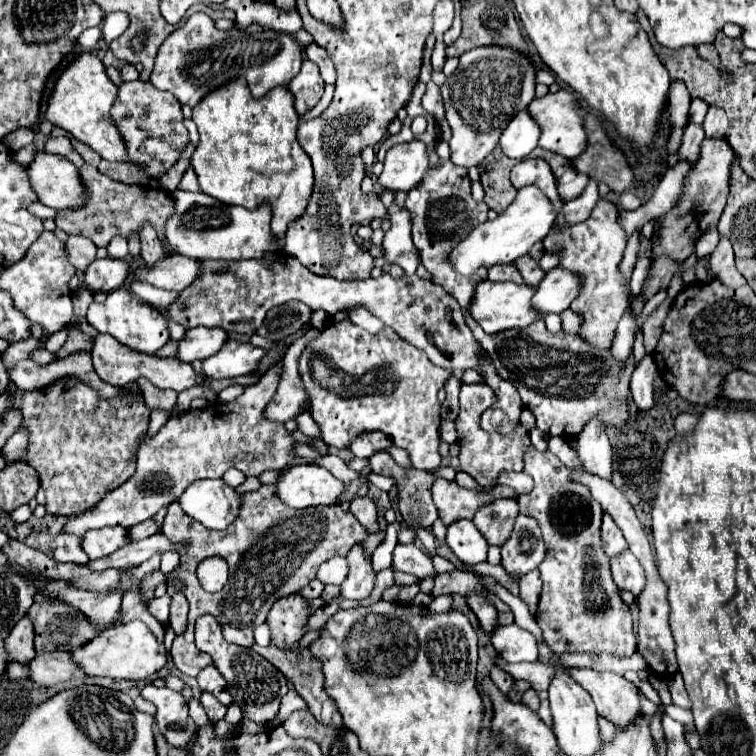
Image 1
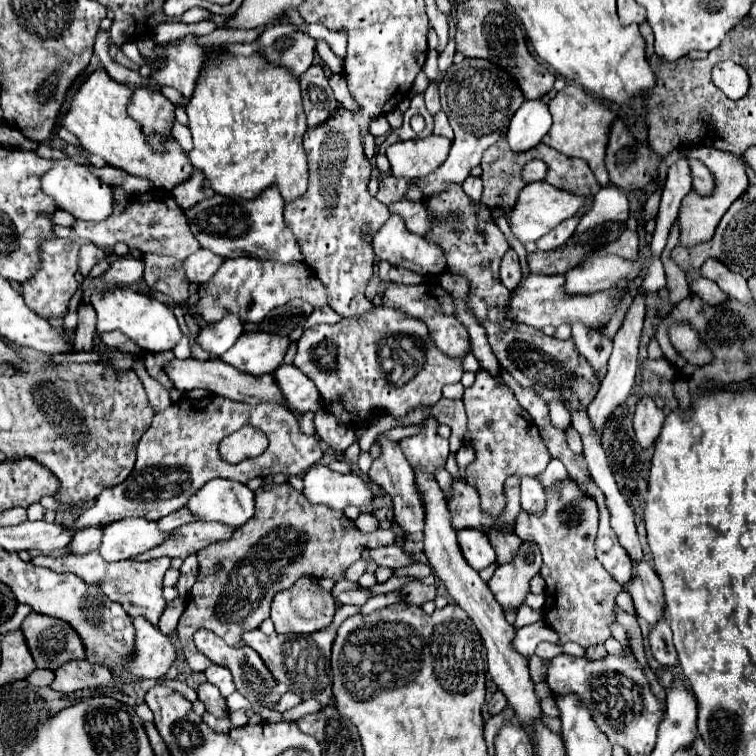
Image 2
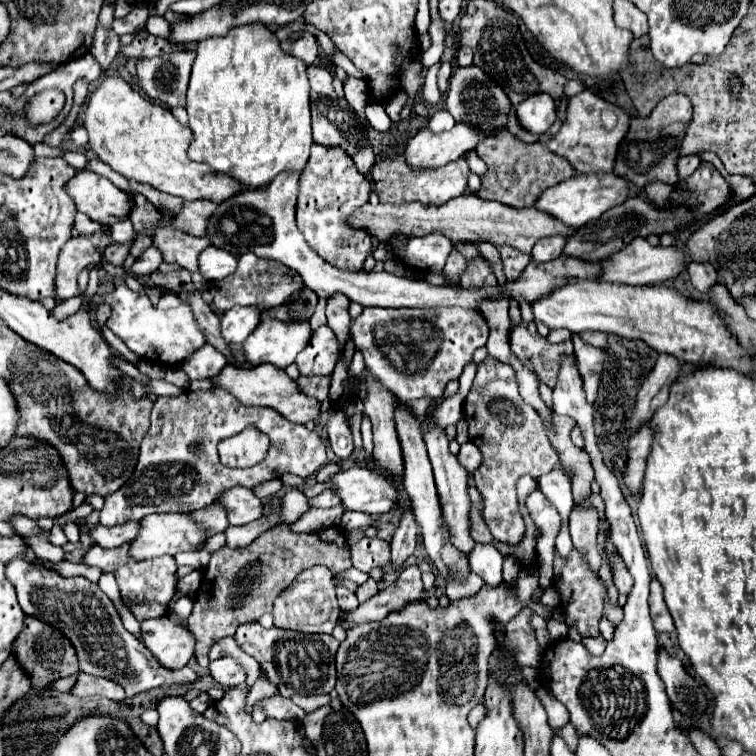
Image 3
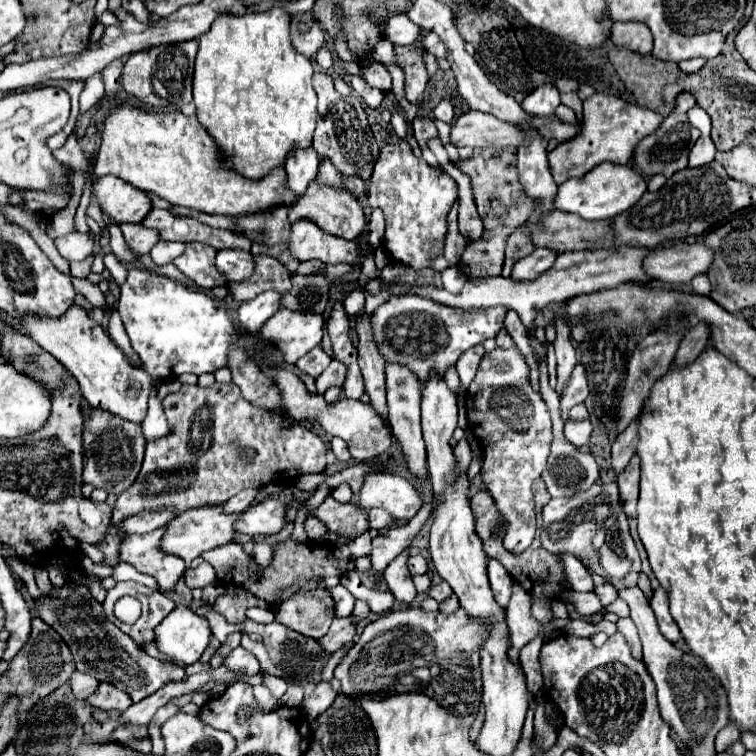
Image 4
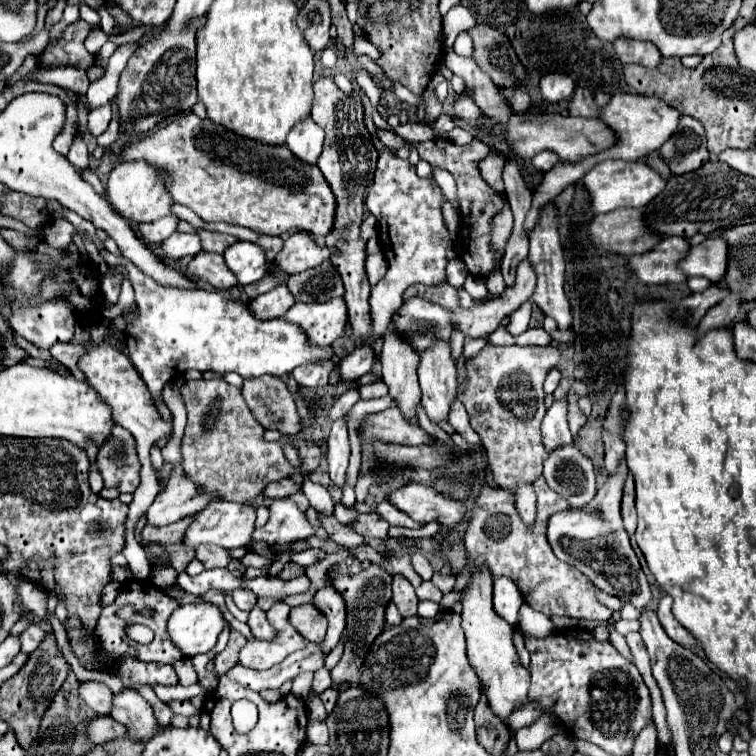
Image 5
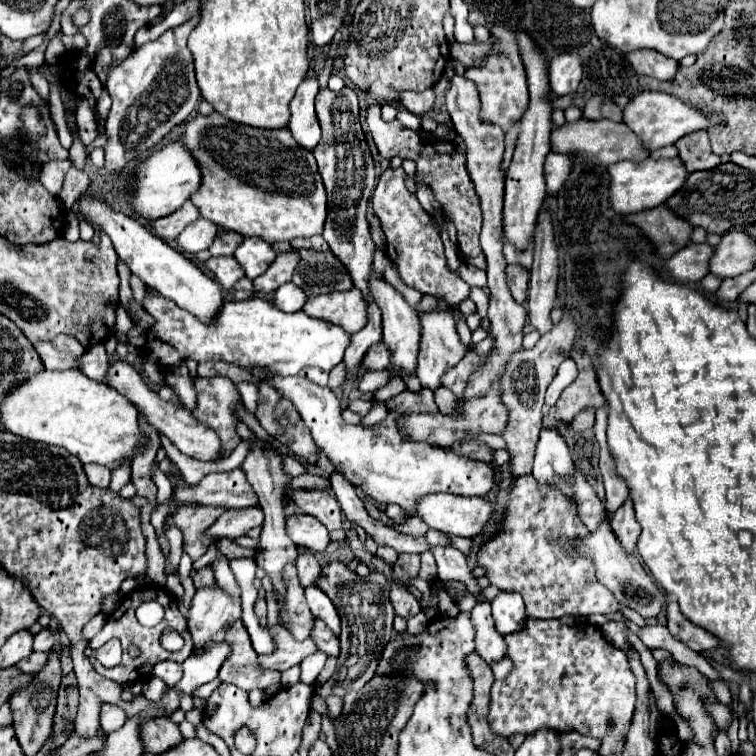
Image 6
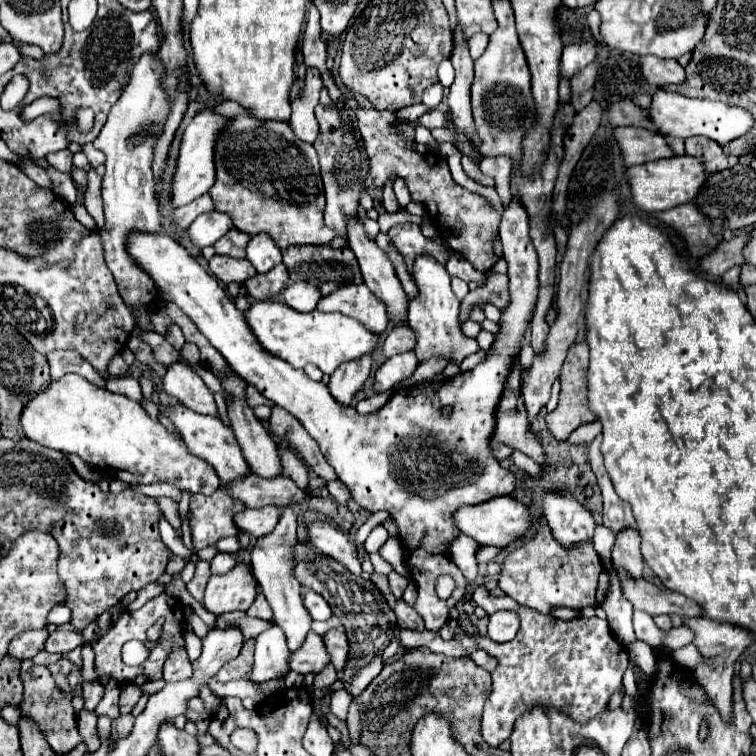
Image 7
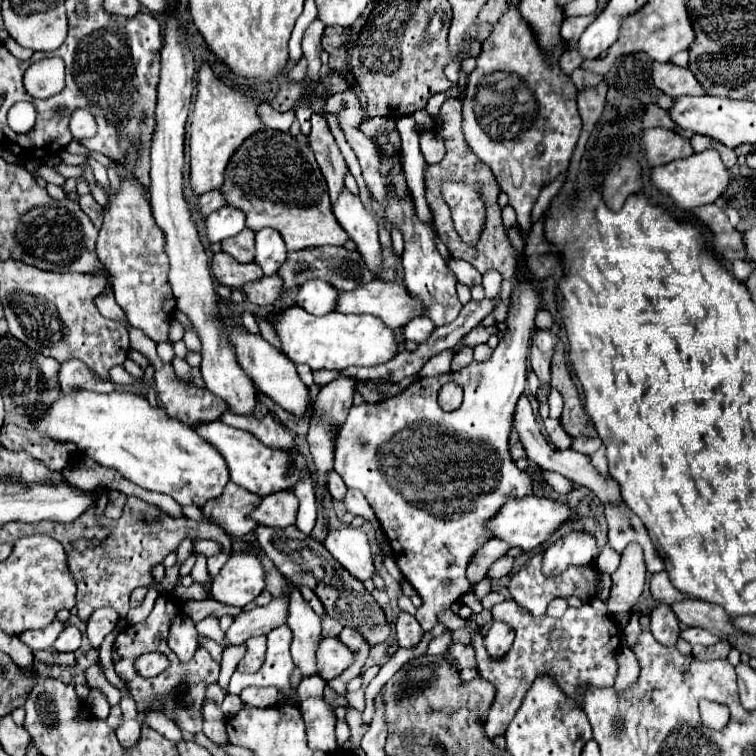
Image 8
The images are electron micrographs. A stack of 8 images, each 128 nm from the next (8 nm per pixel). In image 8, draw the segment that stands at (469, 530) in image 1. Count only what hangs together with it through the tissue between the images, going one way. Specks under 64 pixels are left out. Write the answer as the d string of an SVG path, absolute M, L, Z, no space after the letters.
M494 620L490 630L484 636L484 646L490 658L502 658L514 642L514 630L508 628L508 624Z

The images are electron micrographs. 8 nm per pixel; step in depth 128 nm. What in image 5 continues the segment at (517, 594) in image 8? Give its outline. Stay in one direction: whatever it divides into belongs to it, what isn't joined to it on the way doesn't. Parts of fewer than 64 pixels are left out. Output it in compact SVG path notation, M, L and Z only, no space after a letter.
M538 476L538 480L534 480L534 490L538 498L538 512L534 528L526 528L522 518L518 516L518 510L514 508L514 496L510 496L510 492L506 492L504 488L482 488L472 510L464 540L468 558L476 566L486 566L492 578L508 576L510 580L514 580L524 596L524 602L546 616L570 616L608 622L612 618L612 610L598 602L596 586L590 584L590 580L586 580L586 576L582 576L582 572L578 572L574 566L558 560L546 540L546 526L550 516L554 512L570 508L570 504L546 484L544 476Z

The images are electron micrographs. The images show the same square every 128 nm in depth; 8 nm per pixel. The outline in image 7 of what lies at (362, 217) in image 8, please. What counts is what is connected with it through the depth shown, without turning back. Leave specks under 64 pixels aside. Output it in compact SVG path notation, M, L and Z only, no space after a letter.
M358 216L358 220L352 220L352 222L350 222L350 234L348 234L348 236L350 236L348 244L350 244L352 252L354 252L356 258L358 258L358 264L360 264L360 270L362 270L362 276L364 276L366 286L368 286L380 300L384 300L392 324L396 324L396 326L404 324L404 322L406 322L406 310L408 310L408 298L406 298L406 292L402 290L402 284L400 284L400 280L398 280L396 272L394 272L394 266L392 266L390 258L388 258L386 252L382 252L382 250L376 246L376 242L368 236L368 232L364 230L364 222L362 222L360 216Z

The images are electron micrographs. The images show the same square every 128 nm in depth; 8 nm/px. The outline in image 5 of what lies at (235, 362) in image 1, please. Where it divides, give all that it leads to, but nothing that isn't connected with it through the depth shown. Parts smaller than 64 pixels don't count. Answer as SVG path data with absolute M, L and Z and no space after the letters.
M342 296L328 302L296 302L286 320L300 324L312 344L334 344L348 328L348 308Z

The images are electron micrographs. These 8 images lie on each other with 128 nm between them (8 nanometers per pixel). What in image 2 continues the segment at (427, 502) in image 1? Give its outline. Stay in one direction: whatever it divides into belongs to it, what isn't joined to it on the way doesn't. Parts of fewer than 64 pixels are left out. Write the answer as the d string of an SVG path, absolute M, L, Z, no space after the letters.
M382 434L376 440L382 446L382 456L378 456L372 462L372 468L370 468L368 476L370 476L372 482L380 484L392 496L394 520L396 520L396 524L400 528L400 538L406 538L412 532L422 532L422 528L424 528L424 506L422 506L422 498L420 498L418 490L416 490L414 470L410 468L406 456L402 456L402 450L398 448L398 442L392 442Z

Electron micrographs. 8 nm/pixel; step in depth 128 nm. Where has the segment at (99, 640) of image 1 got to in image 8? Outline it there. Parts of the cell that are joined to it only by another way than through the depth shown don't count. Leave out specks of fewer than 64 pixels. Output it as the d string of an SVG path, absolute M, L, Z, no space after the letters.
M232 552L220 574L212 580L210 596L222 604L246 606L264 588L264 568L250 552Z

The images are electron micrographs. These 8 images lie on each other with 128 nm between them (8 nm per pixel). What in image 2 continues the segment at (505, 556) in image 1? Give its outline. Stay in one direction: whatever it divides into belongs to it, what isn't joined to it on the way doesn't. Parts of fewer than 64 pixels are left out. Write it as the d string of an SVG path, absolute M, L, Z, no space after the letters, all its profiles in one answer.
M524 542L512 562L496 568L488 586L504 612L518 610L524 604L530 592L530 580L540 572L540 564L542 554L538 544Z

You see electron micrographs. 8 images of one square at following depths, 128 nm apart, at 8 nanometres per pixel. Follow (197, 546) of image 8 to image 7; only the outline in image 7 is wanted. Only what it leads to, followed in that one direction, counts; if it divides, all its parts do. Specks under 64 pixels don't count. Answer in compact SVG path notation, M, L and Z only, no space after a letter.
M222 538L218 544L216 544L216 550L218 552L238 552L240 550L240 544L238 544L238 538Z

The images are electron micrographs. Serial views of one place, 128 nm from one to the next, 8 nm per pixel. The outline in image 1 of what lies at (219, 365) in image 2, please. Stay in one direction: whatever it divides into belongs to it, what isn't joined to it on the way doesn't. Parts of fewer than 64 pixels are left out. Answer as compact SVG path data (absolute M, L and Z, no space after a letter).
M102 334L94 340L92 362L94 362L96 374L112 386L126 386L130 382L136 382L140 376L146 376L158 388L172 388L176 392L182 392L182 390L188 390L188 388L196 386L198 378L202 376L202 374L194 372L192 364L186 364L178 358L158 358L158 356L146 356L146 354L134 352L134 350L126 348L124 344L118 344L118 340L114 340L108 334Z

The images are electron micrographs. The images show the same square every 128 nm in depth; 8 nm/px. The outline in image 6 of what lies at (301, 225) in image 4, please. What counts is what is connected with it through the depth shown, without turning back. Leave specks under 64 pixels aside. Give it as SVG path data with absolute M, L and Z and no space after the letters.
M284 252L284 254L278 254L276 260L272 262L272 266L258 278L254 278L254 290L258 294L274 294L282 284L290 282L292 274L294 274L294 268L298 266L300 262L300 256L298 252Z

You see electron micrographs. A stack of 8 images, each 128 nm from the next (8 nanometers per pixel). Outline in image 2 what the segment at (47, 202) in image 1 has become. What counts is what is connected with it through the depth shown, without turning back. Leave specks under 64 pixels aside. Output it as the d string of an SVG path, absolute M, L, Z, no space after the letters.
M56 160L56 166L42 176L42 190L56 200L60 210L74 214L80 220L100 222L106 216L110 216L114 206L110 186L104 184L98 176L94 176L86 166L80 166L74 160Z

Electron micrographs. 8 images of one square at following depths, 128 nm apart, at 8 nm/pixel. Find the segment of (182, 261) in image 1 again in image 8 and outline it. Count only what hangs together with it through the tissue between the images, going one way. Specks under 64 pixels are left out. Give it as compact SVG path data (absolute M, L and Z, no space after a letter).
M262 228L256 232L256 264L264 270L266 276L278 272L286 260L286 246L278 230Z

